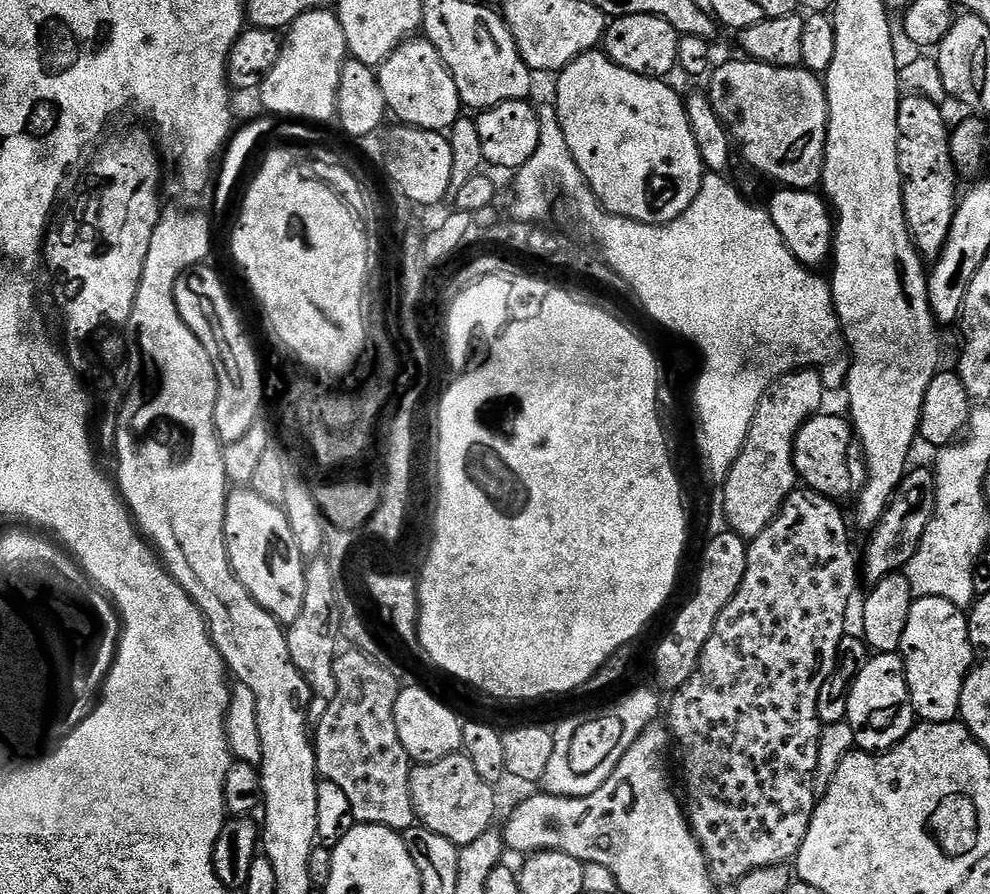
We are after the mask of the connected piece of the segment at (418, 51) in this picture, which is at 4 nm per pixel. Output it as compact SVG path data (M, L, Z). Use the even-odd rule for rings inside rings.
M409 38L399 44L390 58L379 65L378 75L388 111L393 117L397 116L401 125L421 128L424 124L440 124L448 130L454 121L461 119L458 86L454 86L450 70L427 38Z

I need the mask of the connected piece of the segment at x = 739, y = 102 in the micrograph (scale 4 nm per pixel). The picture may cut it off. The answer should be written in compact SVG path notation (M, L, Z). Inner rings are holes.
M751 58L743 59L728 60L713 67L706 95L712 99L714 110L738 145L739 155L740 152L744 155L750 167L777 180L780 183L777 185L784 188L815 189L824 174L824 147L828 137L828 94L823 79L803 66L786 68L778 64L761 64Z

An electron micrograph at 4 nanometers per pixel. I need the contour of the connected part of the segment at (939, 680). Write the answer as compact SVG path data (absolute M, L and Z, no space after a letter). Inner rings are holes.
M941 596L913 599L898 652L904 657L904 677L908 680L915 715L934 724L955 721L960 711L962 686L974 663L969 617Z

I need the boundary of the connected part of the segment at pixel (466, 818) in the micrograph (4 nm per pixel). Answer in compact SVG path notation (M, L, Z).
M466 754L447 756L433 764L416 764L410 778L412 805L423 827L442 834L450 843L463 846L482 838L496 816L496 792Z

